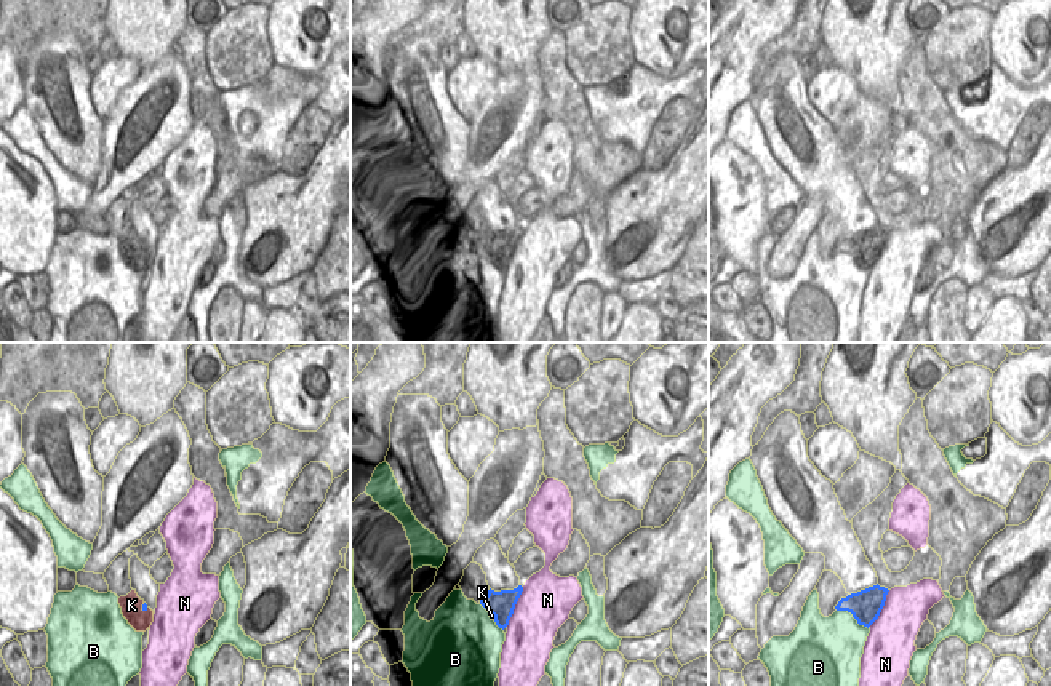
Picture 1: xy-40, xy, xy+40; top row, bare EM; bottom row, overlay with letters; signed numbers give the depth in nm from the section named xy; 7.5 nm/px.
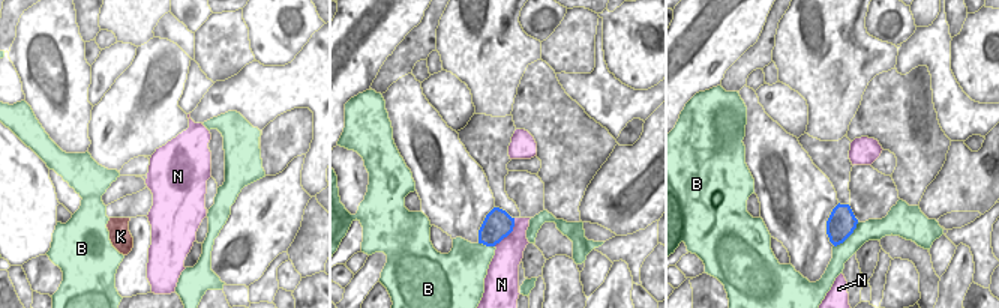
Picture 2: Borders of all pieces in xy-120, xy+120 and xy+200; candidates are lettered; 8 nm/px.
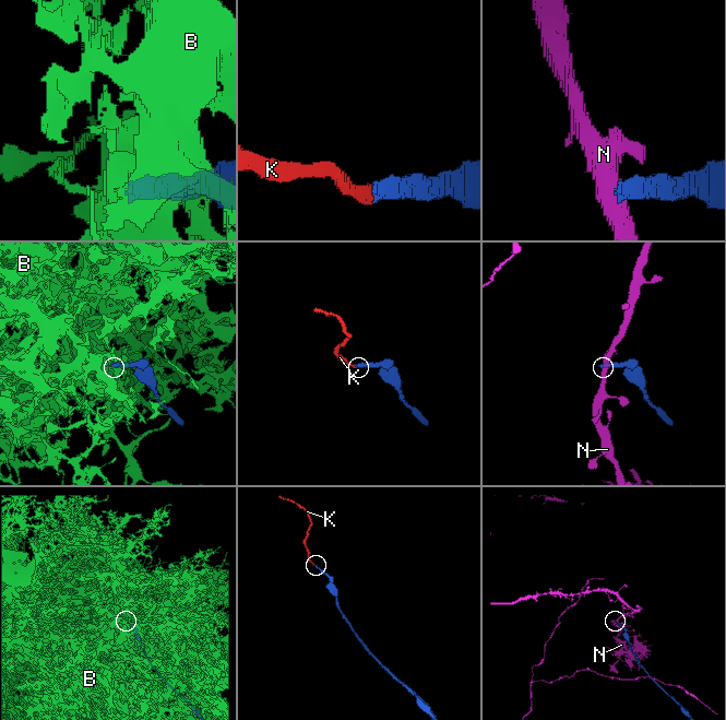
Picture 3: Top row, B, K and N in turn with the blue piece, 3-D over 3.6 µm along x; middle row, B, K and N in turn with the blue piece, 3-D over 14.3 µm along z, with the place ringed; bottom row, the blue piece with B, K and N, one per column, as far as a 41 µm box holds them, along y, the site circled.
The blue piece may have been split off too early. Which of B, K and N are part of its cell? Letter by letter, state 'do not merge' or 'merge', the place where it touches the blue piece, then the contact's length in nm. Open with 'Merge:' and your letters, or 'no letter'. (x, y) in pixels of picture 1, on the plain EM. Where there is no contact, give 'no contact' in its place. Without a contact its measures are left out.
Merge: K
B: do not merge; meets blue in xy+40 at (853, 258); contact 280 nm long
K: merge; meets blue in xy-40 at (143, 250); contact 80 nm long
N: do not merge; meets blue in xy at (514, 250); contact 340 nm long

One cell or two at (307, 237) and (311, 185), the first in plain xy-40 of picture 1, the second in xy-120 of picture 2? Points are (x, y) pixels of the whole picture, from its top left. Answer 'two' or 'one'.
two

